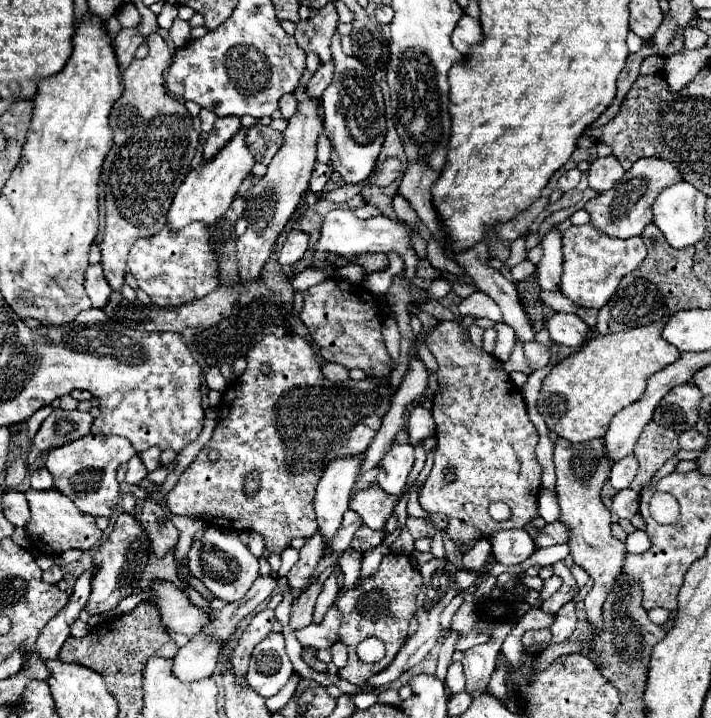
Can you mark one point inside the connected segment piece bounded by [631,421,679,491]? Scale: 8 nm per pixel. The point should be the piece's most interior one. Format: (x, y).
(656, 444)

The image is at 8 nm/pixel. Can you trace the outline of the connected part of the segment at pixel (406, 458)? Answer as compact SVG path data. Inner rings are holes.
M395 443L393 449L389 449L389 453L385 453L385 457L381 459L381 465L377 465L379 475L377 475L377 483L397 495L403 491L407 477L411 473L413 467L413 445L411 443Z

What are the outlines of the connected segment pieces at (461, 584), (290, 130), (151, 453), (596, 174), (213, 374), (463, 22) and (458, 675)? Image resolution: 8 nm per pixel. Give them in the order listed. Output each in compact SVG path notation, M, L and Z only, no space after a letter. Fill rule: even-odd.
M457 571L457 575L455 575L455 581L457 581L457 591L459 591L459 595L461 593L465 593L471 585L473 585L473 581L475 581L475 577L477 577L477 573L469 573L469 571Z
M297 87L297 113L287 121L287 129L283 131L283 145L267 165L267 173L249 189L247 205L243 217L247 219L247 231L237 239L237 259L239 259L239 277L241 281L259 279L261 267L271 255L271 247L289 217L297 209L301 195L309 187L311 171L317 161L317 137L323 133L323 123L317 115L319 99L309 97L305 87Z
M153 447L153 449L147 449L145 453L139 453L139 457L141 457L141 461L143 461L143 465L145 465L145 469L151 473L151 471L155 471L161 463L159 463L159 455L161 455L161 449L157 449L157 447Z
M613 155L599 157L591 163L591 167L587 171L589 187L597 189L597 191L609 191L623 173L625 173L623 167L617 163L617 159Z
M213 367L205 375L205 383L207 383L209 389L215 389L215 391L223 391L227 387L225 377L219 373L219 369L213 369Z
M463 15L451 35L451 41L453 41L453 47L459 49L459 53L467 55L467 51L481 41L481 25L479 25L479 19L475 17L469 17L469 15Z
M453 663L447 671L447 679L445 679L447 691L449 695L457 695L465 691L465 675L463 675L463 667L461 663Z

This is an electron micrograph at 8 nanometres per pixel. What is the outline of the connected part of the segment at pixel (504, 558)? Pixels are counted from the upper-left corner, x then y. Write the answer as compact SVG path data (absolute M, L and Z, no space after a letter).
M505 529L489 537L491 551L501 565L517 565L529 559L535 551L535 543L525 529Z

